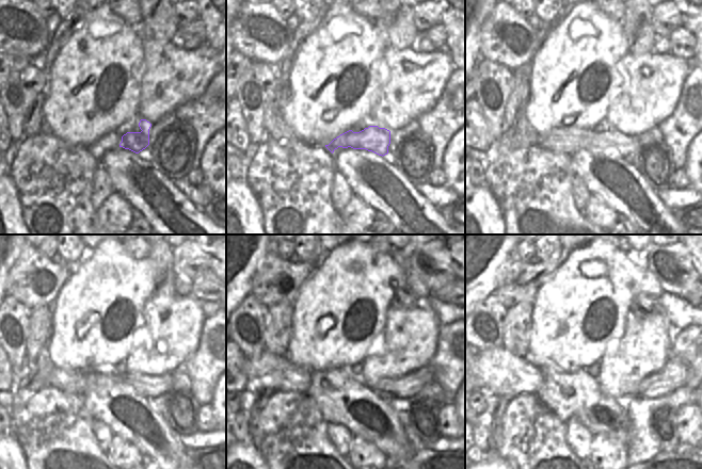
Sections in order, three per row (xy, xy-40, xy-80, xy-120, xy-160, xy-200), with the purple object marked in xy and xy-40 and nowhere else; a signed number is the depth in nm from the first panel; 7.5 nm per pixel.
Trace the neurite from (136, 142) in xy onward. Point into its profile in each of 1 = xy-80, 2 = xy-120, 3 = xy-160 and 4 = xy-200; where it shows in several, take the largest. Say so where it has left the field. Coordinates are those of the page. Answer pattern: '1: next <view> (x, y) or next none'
1: next xy-80 (568, 141)
2: next xy-120 (65, 379)
3: next xy-160 (268, 371)
4: next xy-200 (501, 373)

